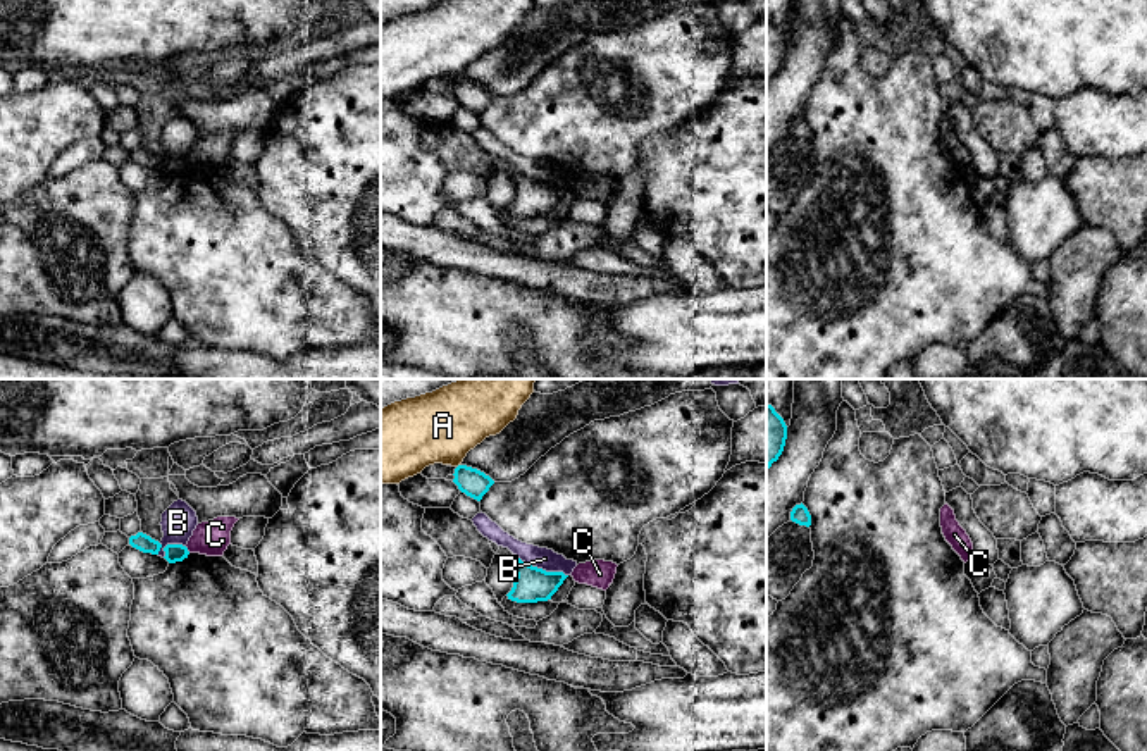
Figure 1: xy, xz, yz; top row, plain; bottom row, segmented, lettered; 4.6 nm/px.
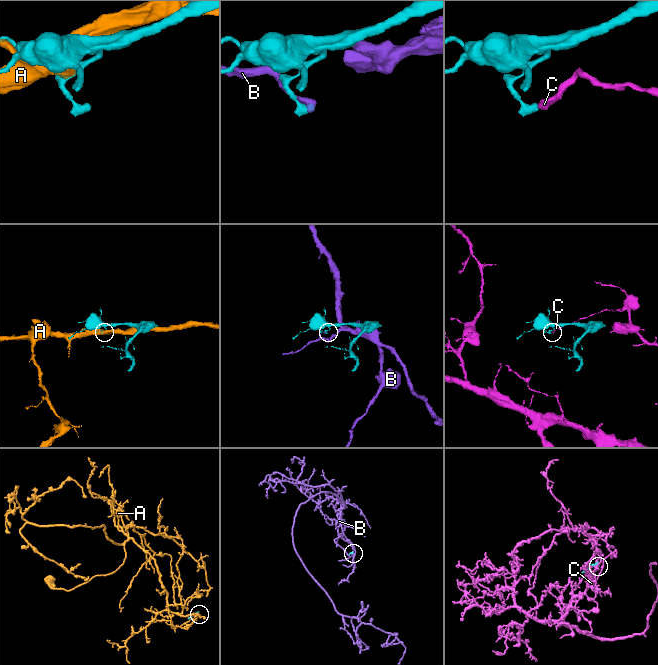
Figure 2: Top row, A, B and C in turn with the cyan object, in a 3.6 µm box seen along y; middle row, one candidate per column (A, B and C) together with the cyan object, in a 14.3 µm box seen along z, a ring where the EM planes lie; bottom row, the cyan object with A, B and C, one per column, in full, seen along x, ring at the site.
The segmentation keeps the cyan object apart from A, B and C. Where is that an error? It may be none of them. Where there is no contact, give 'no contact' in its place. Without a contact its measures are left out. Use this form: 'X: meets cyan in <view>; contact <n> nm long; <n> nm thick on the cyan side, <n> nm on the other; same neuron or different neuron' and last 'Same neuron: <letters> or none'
A: meets cyan in xz; contact 30 nm long; 130 nm thick on the cyan side, 340 nm on the other; different neuron
B: meets cyan in xz; contact 280 nm long; 170 nm thick on the cyan side, 100 nm on the other; different neuron
C: meets cyan in xy; contact 40 nm long; 80 nm thick on the cyan side, 160 nm on the other; different neuron
Same neuron: none

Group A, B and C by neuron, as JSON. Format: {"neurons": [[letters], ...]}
{"neurons": [["A"], ["B"], ["C"]]}

